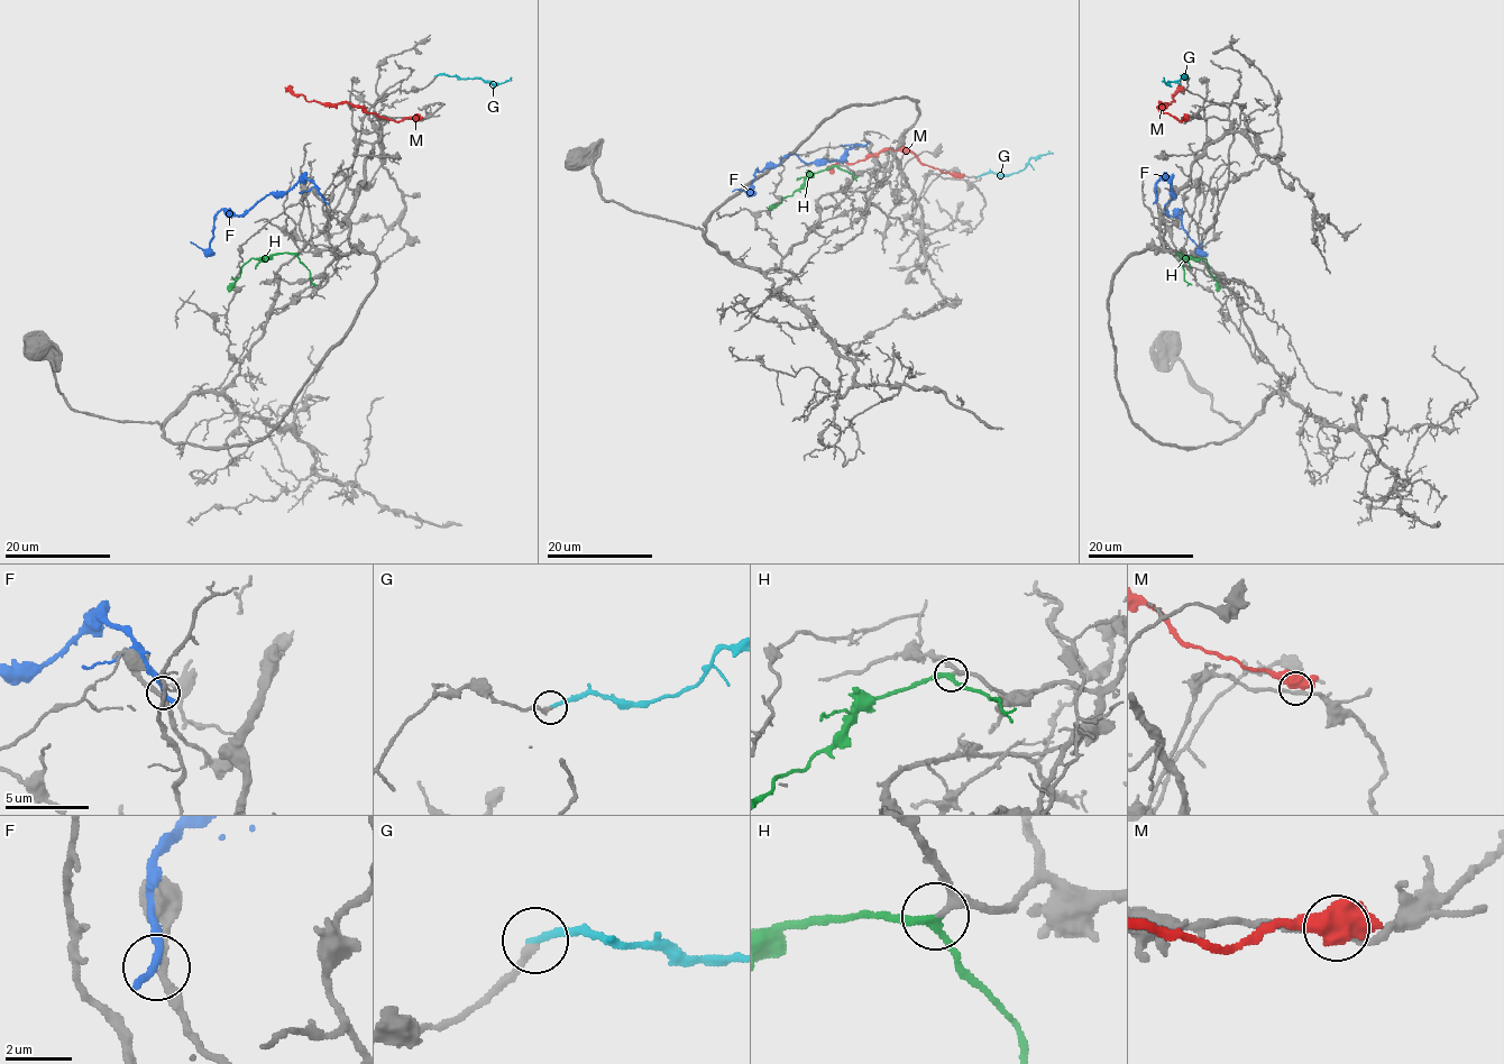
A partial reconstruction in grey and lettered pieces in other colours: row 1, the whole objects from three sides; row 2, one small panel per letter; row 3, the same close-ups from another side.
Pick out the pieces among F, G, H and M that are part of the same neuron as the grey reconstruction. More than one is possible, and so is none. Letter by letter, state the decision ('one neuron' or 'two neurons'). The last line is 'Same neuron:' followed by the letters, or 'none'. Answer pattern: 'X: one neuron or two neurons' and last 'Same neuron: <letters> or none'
F: two neurons
G: two neurons
H: one neuron
M: two neurons
Same neuron: H

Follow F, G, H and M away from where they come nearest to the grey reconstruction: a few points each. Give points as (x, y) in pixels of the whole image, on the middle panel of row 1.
F: (865, 145), (855, 145), (840, 159), (826, 162), (805, 164), (788, 154), (755, 172), (748, 189), (732, 191)
G: (978, 176), (989, 173), (1019, 173), (1032, 158), (1053, 153)
H: (837, 166), (814, 173), (777, 205), (769, 205)
M: (956, 177), (924, 165), (909, 152), (892, 149), (880, 150), (860, 161), (826, 167)

